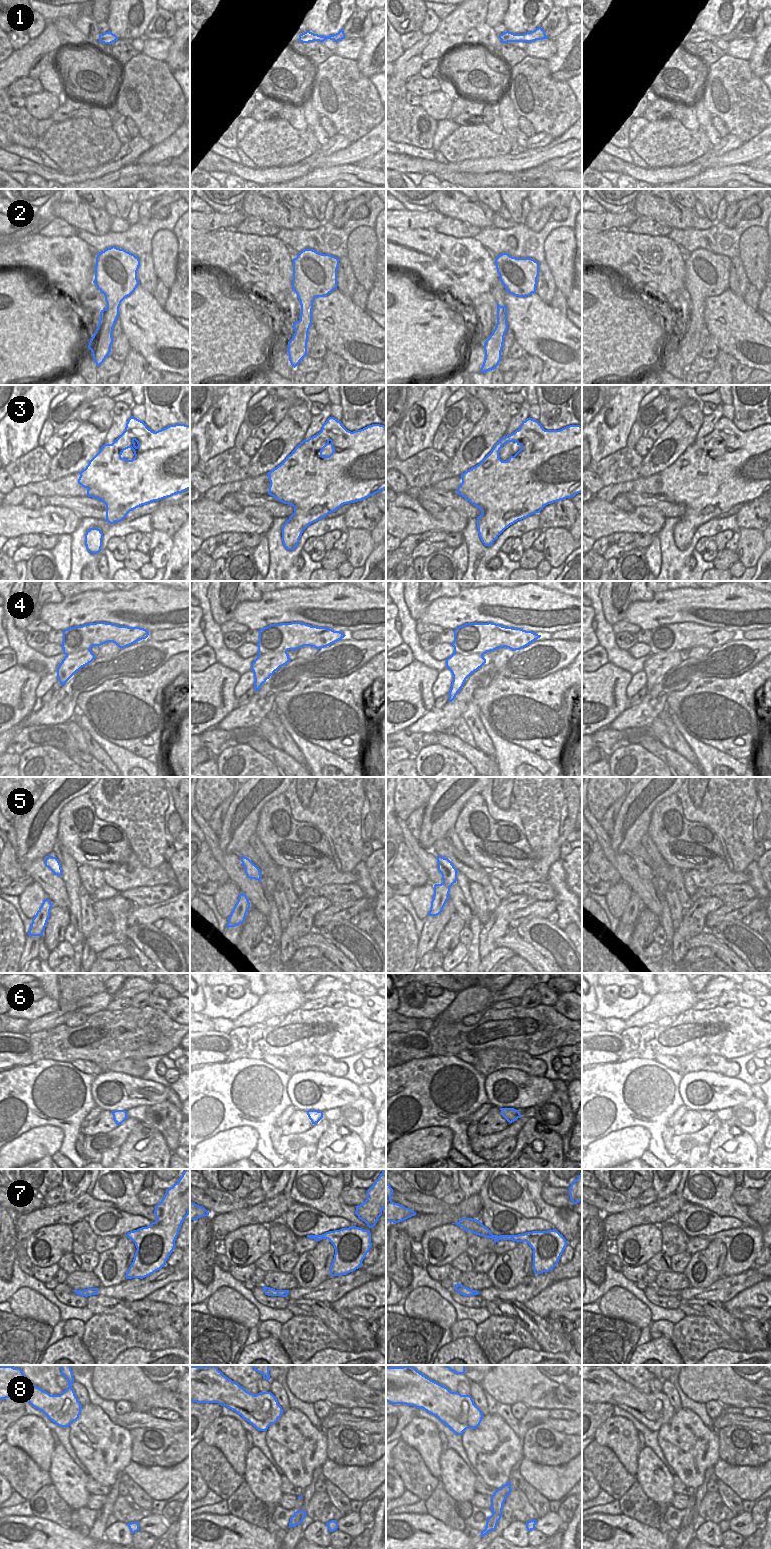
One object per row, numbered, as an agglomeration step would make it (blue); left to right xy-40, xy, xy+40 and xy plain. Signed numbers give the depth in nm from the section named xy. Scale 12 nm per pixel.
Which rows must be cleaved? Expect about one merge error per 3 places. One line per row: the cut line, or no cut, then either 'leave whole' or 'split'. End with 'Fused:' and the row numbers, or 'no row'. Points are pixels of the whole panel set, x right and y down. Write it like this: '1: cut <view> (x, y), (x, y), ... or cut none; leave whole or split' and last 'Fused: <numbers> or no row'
1: cut none; leave whole
2: cut none; leave whole
3: cut none; leave whole
4: cut xy (286, 650), (258, 654); split
5: cut none; leave whole
6: cut none; leave whole
7: cut xy+40 (502, 1235), (516, 1240); split
8: cut none; leave whole
Fused: 4, 7

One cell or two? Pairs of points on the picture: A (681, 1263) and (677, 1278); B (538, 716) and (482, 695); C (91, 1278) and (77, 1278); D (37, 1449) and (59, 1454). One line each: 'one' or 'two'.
A: two
B: one
C: one
D: two

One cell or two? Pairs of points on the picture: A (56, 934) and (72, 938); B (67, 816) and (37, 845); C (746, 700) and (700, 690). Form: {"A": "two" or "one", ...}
{"A": "two", "B": "two", "C": "one"}

